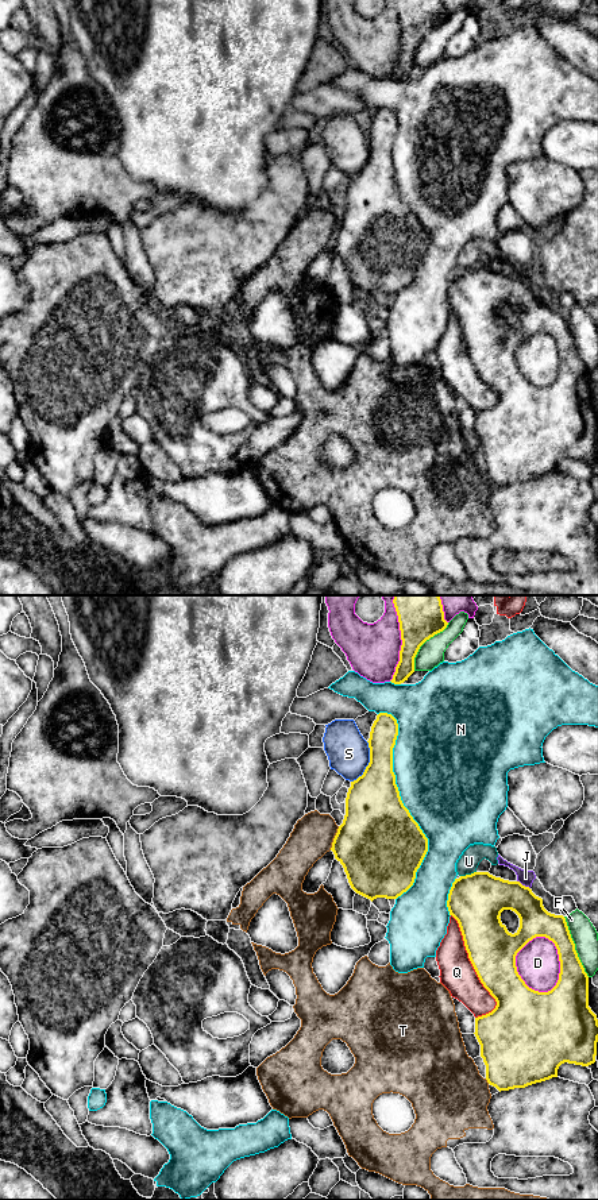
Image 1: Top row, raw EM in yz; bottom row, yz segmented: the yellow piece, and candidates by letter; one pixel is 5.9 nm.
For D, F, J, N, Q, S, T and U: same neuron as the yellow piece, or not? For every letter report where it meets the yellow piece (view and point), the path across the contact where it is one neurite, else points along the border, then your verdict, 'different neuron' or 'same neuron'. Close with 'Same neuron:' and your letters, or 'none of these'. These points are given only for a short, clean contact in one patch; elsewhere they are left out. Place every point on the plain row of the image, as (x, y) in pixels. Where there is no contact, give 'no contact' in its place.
D: contact yz (559, 355); different neuron
F: contact yz (574, 342); different neuron
J: contact yz (524, 281); border yz (517, 276), (529, 284); different neuron
N: contact yz (401, 197); different neuron
Q: contact yz (474, 363); different neuron
S: contact yz (369, 158); different neuron
T: contact yz (334, 234); different neuron
U: contact yz (467, 270); border yz (475, 266), (460, 271); different neuron
Same neuron: none of these

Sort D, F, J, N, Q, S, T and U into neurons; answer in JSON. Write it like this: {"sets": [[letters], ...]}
{"sets": [["D"], ["F"], ["J", "U"], ["N"], ["Q"], ["S"], ["T"]]}

